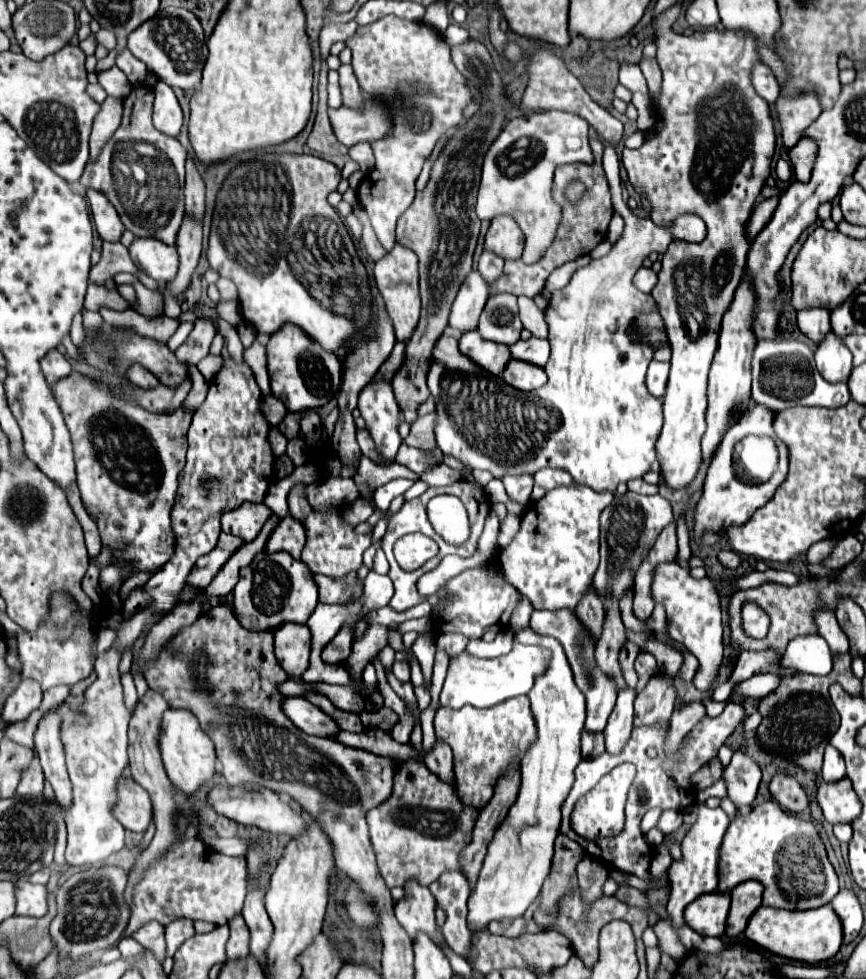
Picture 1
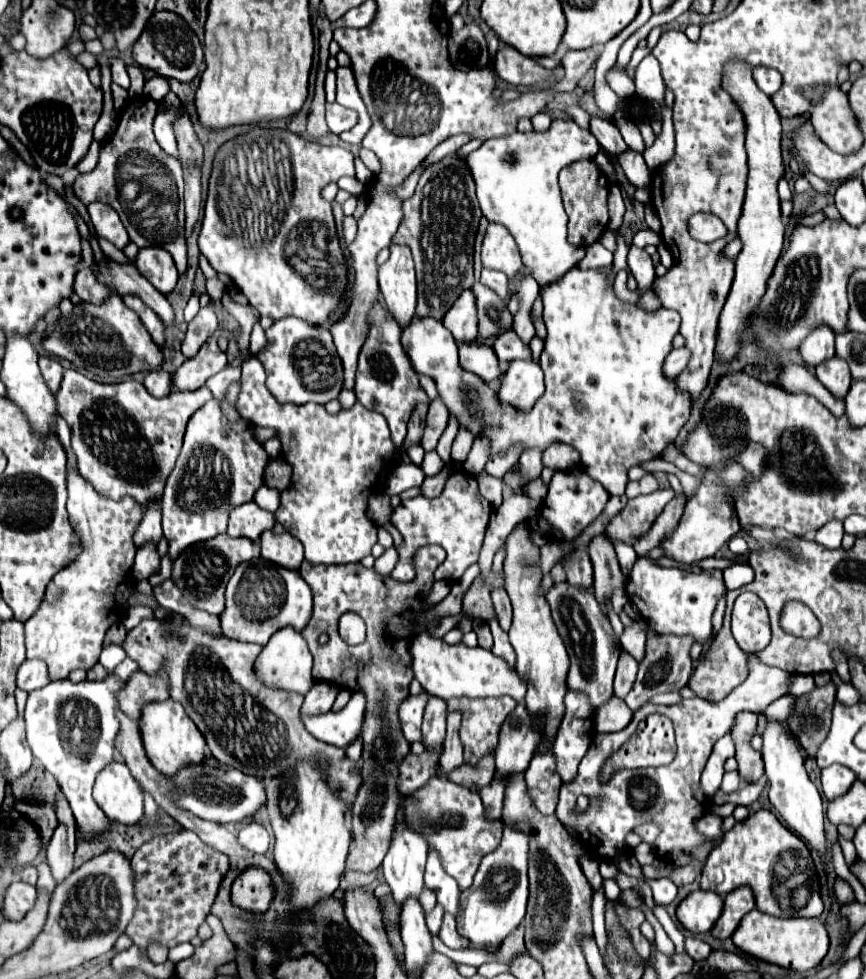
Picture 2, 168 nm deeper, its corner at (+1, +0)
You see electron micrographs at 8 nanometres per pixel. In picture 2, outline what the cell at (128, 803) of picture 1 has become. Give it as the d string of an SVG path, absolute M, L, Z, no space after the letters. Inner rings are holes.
M111 762L103 768L95 780L93 796L109 820L137 824L143 818L143 790L125 764Z

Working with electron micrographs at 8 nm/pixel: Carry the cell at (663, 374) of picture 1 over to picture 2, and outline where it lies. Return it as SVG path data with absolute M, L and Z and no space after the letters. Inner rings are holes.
M687 348L671 350L671 354L663 362L663 376L667 376L667 380L673 382L675 376L685 368L687 360L689 360L689 350Z

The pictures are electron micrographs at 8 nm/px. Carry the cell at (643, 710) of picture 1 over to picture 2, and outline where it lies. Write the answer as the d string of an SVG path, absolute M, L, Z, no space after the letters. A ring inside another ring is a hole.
M655 636L647 640L647 656L639 664L637 680L631 688L631 692L625 698L625 704L631 708L631 712L637 712L641 706L645 706L657 692L673 692L681 690L689 682L691 674L691 648L693 640L689 636Z

